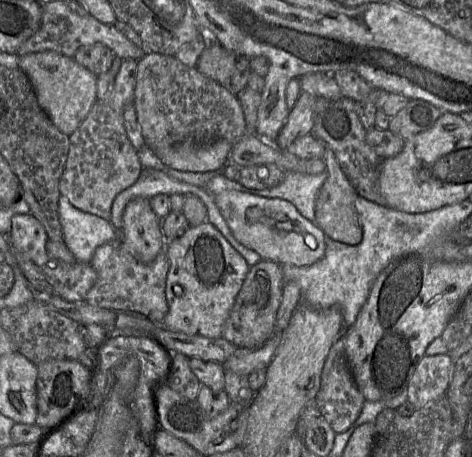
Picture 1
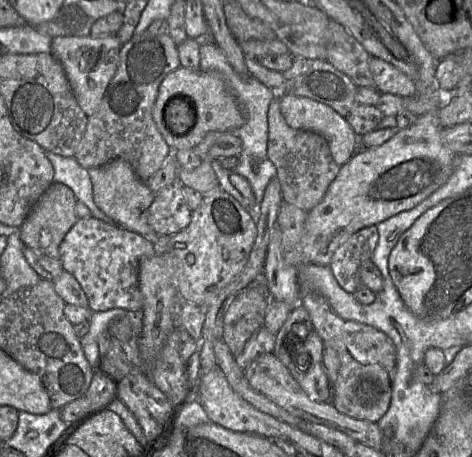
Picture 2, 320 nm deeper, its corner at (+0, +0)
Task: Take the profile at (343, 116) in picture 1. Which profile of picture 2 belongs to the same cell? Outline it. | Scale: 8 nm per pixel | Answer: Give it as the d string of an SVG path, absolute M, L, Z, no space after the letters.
M294 57L291 67L282 73L285 87L278 94L290 94L307 97L332 108L342 117L346 117L356 104L355 93L357 86L344 73L324 60L313 60Z

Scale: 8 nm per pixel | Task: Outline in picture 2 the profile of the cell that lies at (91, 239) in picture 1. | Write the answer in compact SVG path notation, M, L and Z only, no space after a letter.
M46 151L45 155L54 169L53 182L67 185L74 192L77 201L89 208L92 217L119 226L96 205L88 170L80 166L75 157L63 157Z

